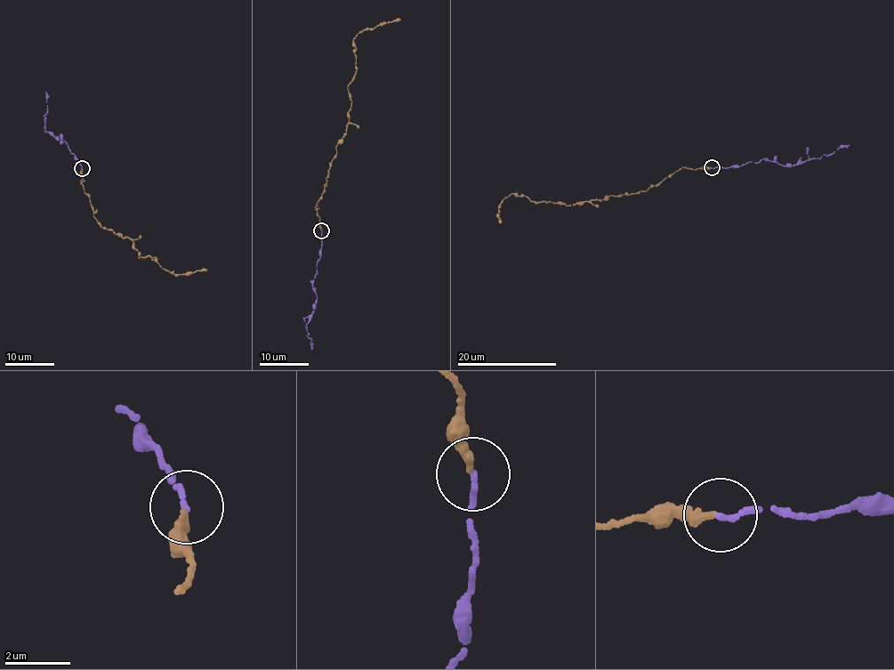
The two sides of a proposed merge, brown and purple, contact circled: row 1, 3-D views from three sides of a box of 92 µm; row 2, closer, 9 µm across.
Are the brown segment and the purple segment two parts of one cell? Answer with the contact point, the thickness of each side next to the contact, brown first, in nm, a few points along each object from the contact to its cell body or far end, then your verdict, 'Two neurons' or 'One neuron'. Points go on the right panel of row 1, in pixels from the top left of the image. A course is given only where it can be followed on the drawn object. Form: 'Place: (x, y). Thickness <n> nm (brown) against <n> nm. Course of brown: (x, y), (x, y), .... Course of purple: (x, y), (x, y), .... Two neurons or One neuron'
Place: (712, 167). Thickness 280 nm (brown) against 180 nm. Course of brown: (711, 168), (682, 167), (647, 189), (610, 196), (600, 201), (567, 205), (509, 194), (498, 210), (500, 222). Course of purple: (712, 167), (759, 162), (764, 158), (784, 165), (800, 164), (849, 144). One neuron

